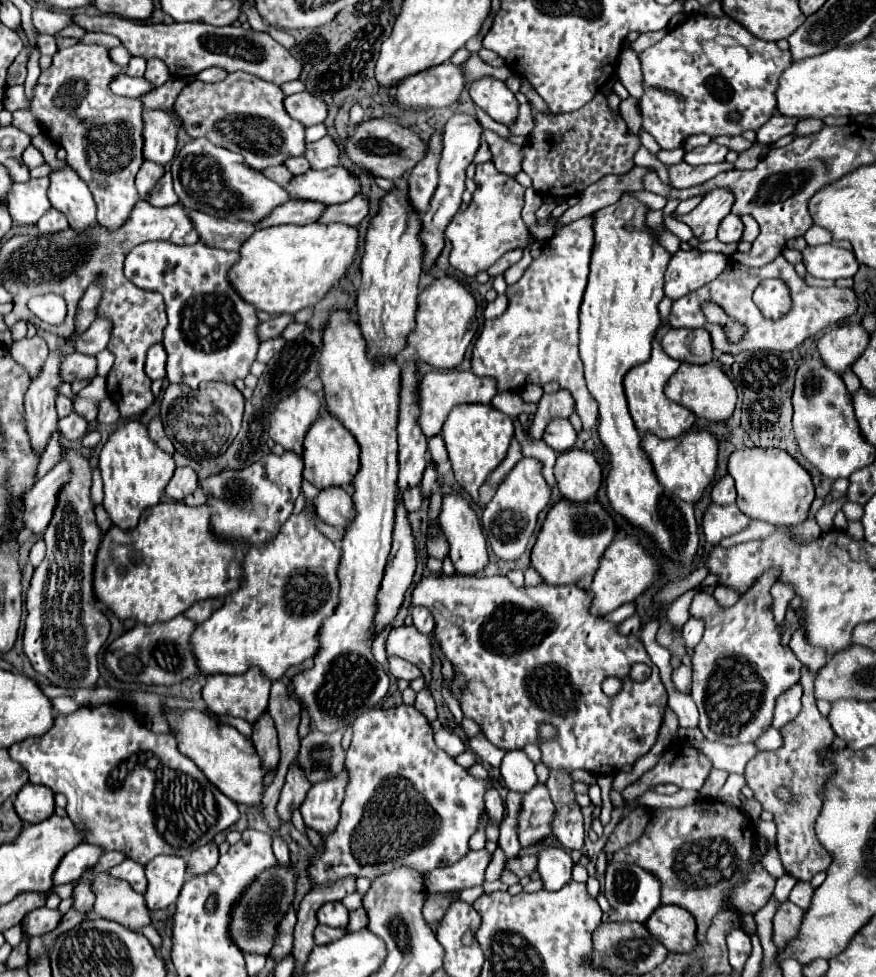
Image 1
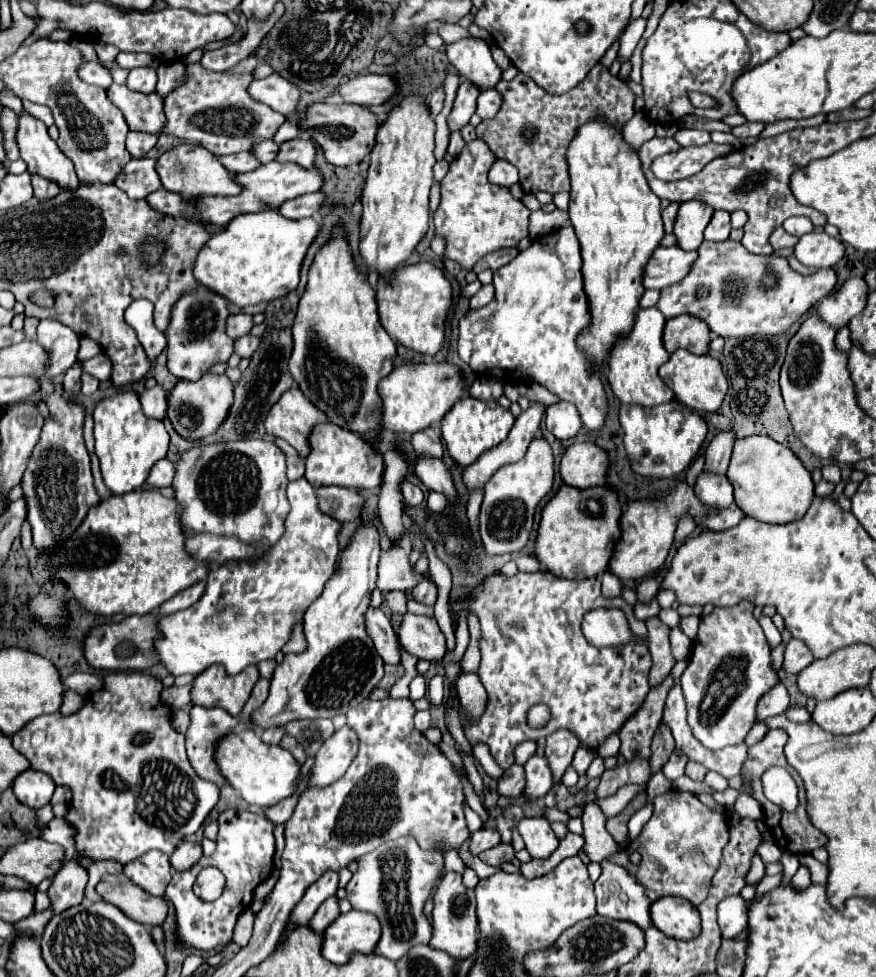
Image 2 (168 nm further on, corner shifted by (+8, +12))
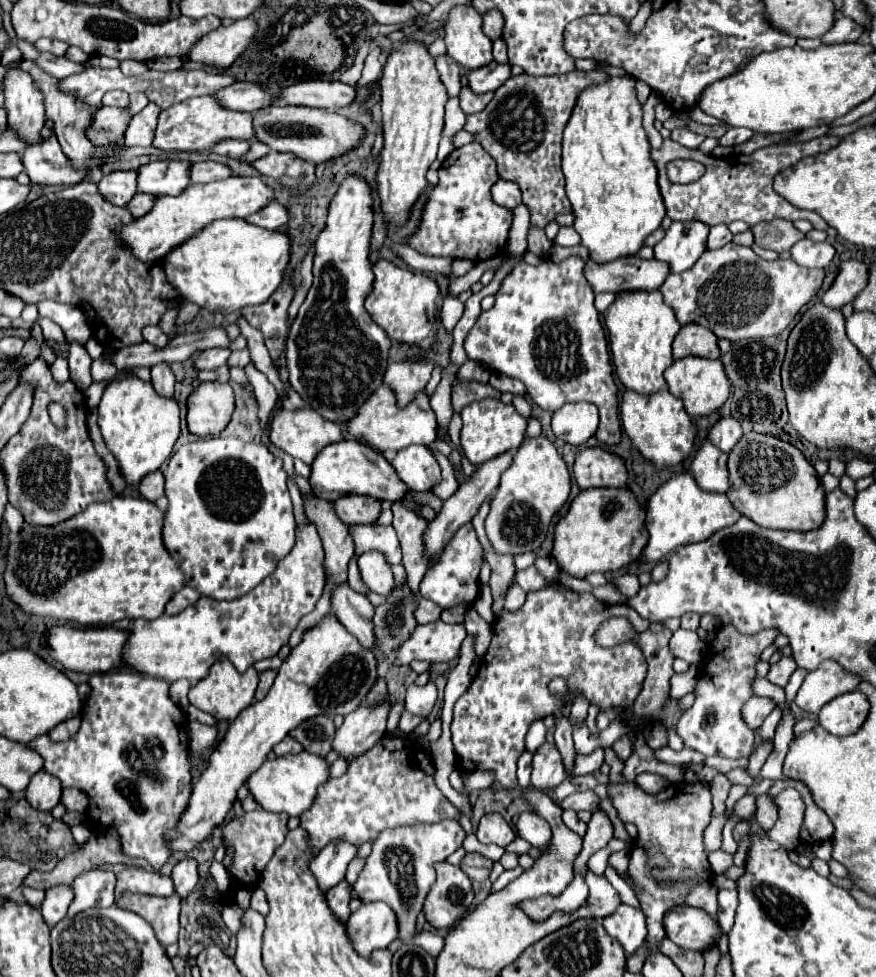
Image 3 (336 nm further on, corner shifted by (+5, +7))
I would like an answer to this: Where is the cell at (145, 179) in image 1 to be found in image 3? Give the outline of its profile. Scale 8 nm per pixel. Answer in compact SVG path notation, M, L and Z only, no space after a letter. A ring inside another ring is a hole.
M148 103L140 113L132 117L128 129L124 133L124 143L128 147L152 147L152 135L156 131L156 119L162 109L158 105Z

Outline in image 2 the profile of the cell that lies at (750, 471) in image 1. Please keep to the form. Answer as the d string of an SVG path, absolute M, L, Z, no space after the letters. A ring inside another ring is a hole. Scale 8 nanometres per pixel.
M747 436L735 440L727 478L735 490L735 504L751 518L771 524L787 524L805 516L813 500L811 472L783 444L769 436Z

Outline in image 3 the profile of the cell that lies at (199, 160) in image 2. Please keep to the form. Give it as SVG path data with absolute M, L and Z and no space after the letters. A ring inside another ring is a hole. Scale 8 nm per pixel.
M180 159L152 161L138 169L140 191L156 195L180 195L192 183L190 169L192 169L190 161Z

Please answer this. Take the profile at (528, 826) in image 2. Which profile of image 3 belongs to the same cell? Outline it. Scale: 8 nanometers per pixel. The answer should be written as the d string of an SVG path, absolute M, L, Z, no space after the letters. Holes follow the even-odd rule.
M526 811L526 813L520 815L520 819L516 823L516 829L518 829L518 835L524 841L528 841L532 847L546 849L550 845L550 839L552 839L550 825L532 811Z

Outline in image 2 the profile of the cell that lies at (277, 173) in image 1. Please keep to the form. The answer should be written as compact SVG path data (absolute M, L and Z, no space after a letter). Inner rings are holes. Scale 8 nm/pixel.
M237 152L237 154L229 154L229 156L219 156L217 160L221 160L221 164L225 164L225 168L229 168L229 172L239 174L239 172L251 172L259 166L259 162L249 154L249 152Z

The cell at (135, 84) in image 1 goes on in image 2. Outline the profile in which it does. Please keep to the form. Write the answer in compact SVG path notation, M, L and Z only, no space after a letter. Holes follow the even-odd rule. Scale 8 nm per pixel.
M97 62L81 64L81 68L77 68L77 74L81 76L81 80L85 80L89 84L95 84L95 86L101 86L101 88L109 88L113 84L109 70L103 68Z

